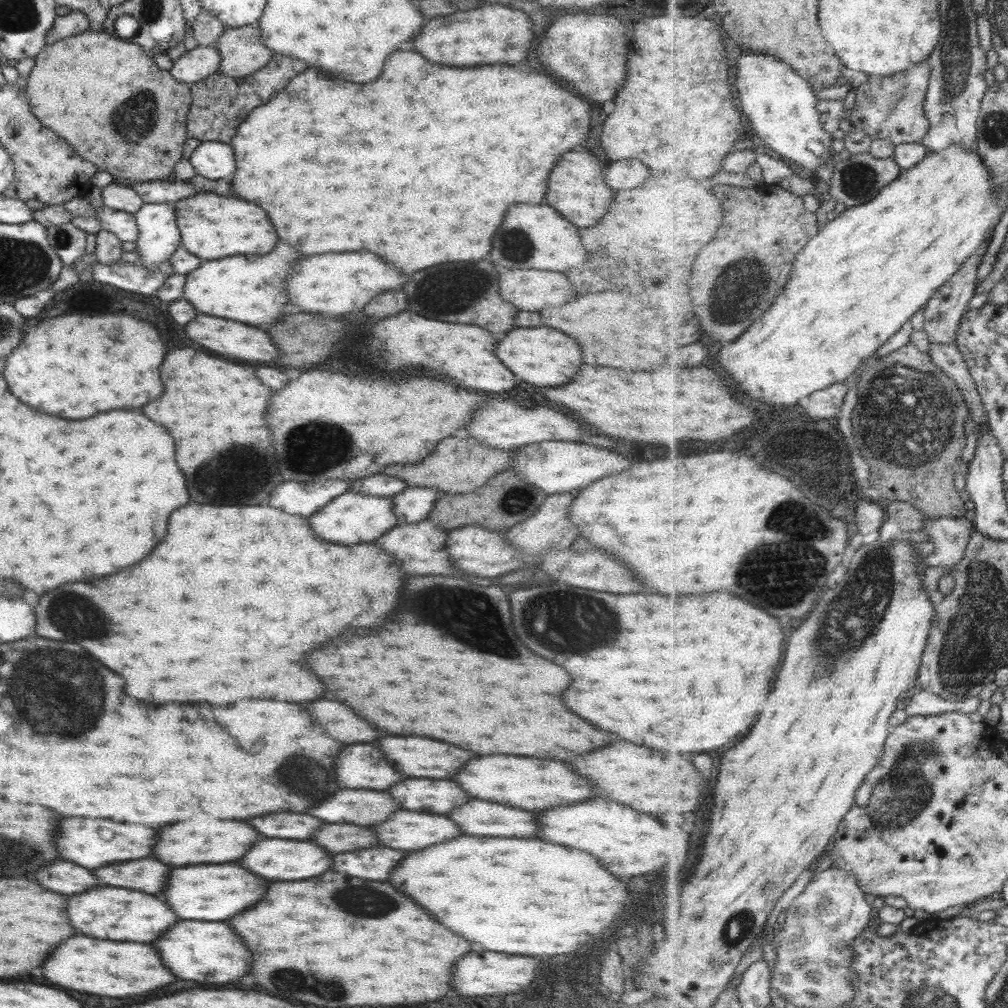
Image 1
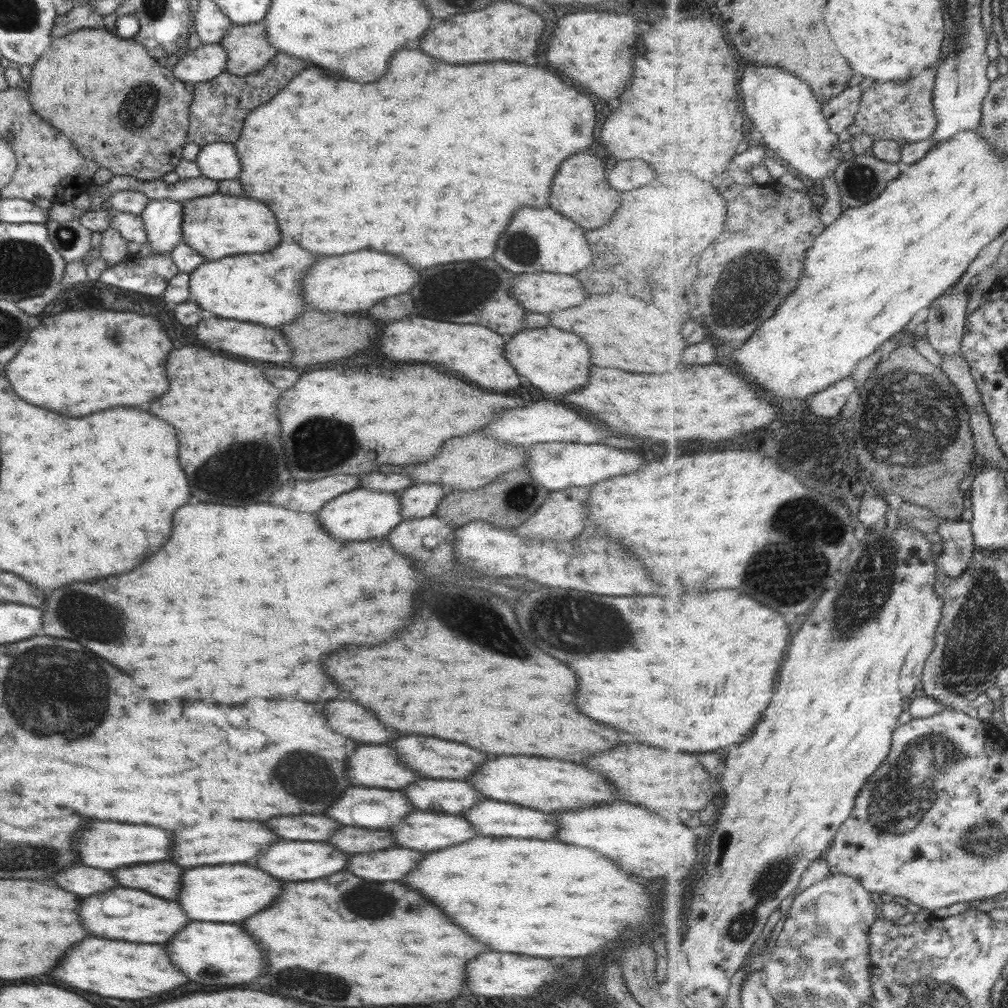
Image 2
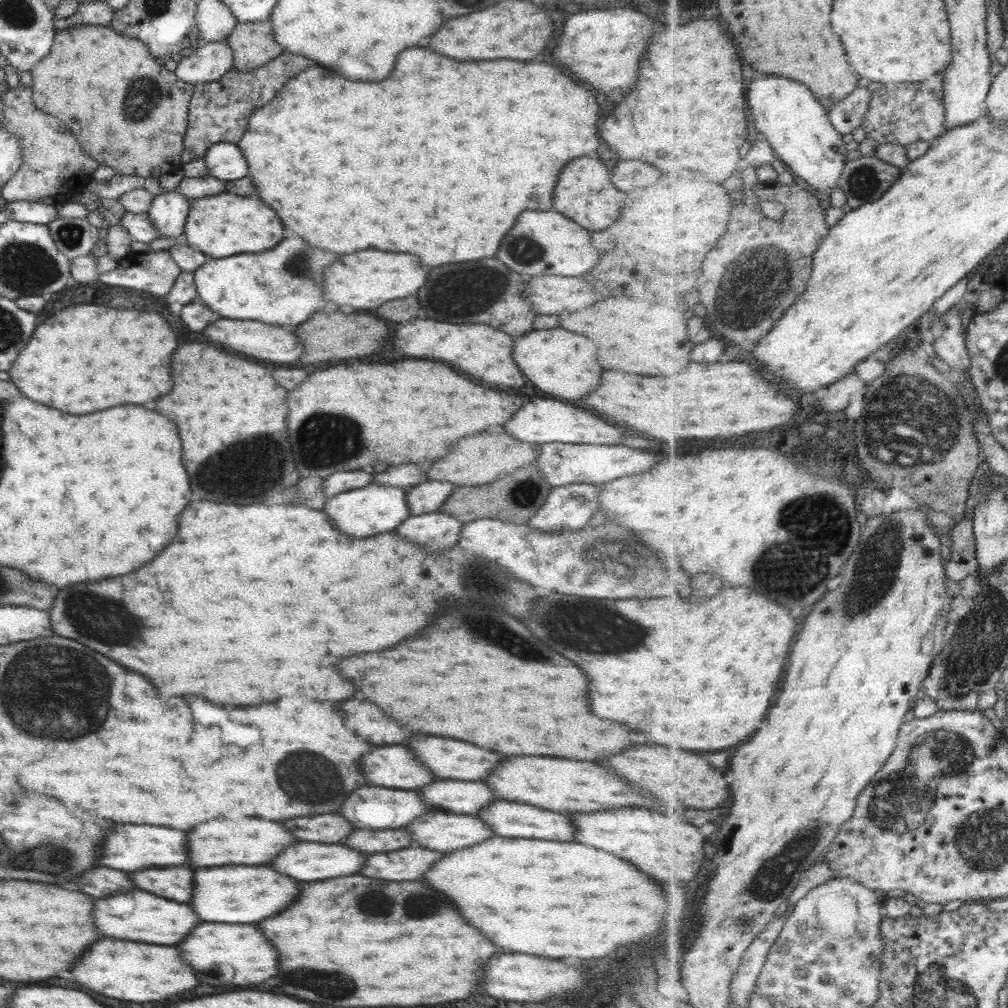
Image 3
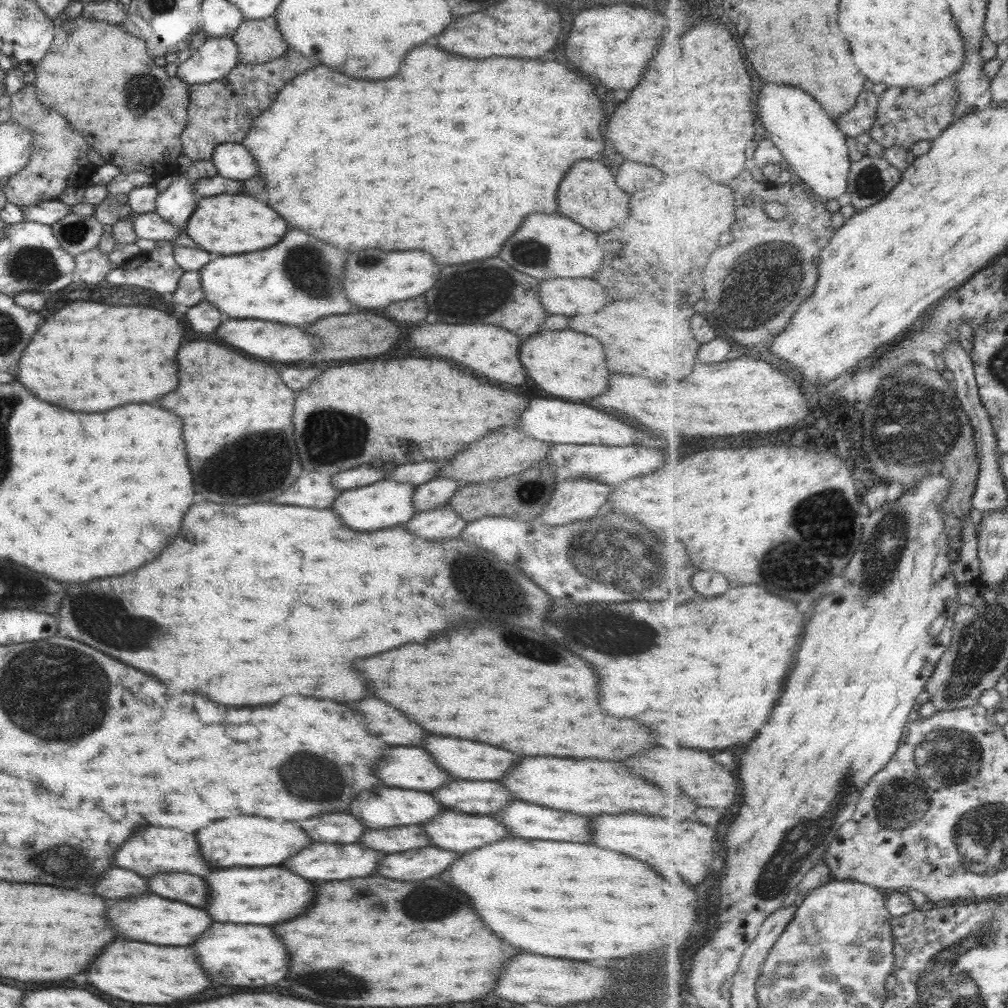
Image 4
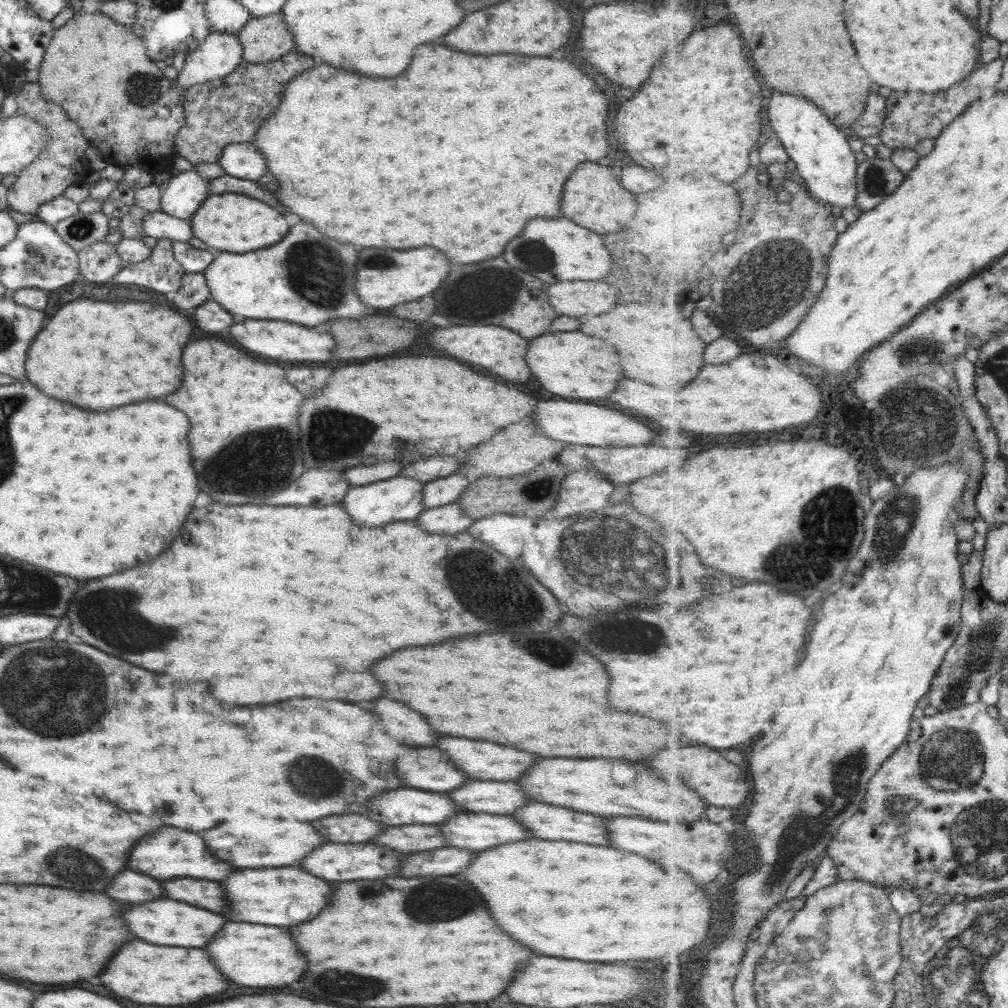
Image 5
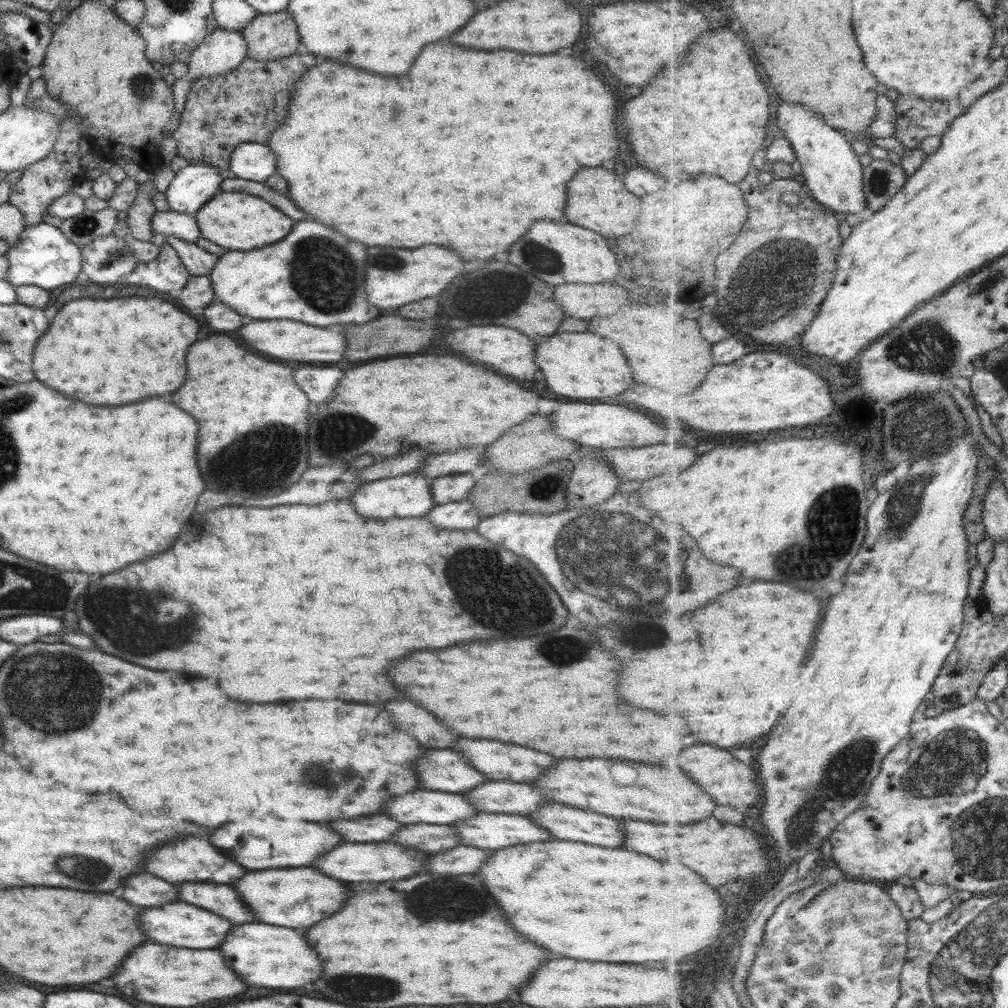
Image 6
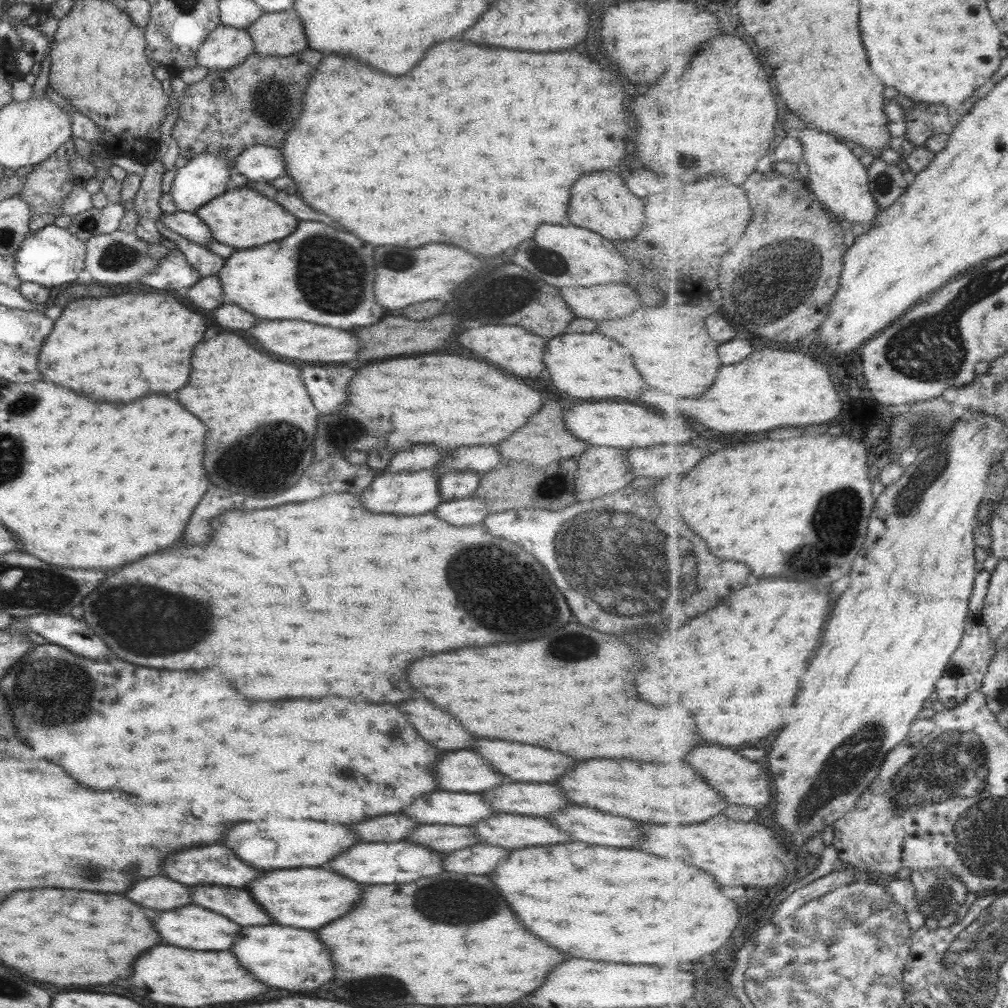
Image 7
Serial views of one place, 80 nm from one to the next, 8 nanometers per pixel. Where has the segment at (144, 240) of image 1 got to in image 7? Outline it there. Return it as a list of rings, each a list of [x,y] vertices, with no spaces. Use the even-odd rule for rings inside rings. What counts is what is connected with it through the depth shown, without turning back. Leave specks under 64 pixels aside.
[[[204,152],[197,154],[185,166],[175,170],[168,194],[171,196],[176,210],[193,213],[213,198],[224,194],[225,190],[232,185],[229,179],[230,169],[234,170],[233,160],[223,158],[218,154]]]

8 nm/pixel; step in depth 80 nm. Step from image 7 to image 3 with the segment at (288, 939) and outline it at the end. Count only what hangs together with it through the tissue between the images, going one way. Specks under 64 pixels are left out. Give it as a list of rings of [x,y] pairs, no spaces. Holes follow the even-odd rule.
[[[199,922],[179,944],[175,944],[177,950],[181,952],[181,958],[191,966],[193,974],[199,974],[201,970],[201,980],[203,984],[217,986],[217,984],[233,984],[233,986],[245,986],[245,984],[257,984],[263,982],[265,978],[271,978],[277,974],[277,956],[271,944],[261,936],[259,930],[247,924],[215,924],[215,922]]]

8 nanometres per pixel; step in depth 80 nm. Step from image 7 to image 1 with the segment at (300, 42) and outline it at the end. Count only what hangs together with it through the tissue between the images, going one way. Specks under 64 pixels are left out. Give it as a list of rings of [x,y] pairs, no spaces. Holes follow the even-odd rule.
[[[257,24],[223,29],[214,48],[221,58],[216,71],[229,78],[244,78],[265,66],[273,56],[261,42]]]

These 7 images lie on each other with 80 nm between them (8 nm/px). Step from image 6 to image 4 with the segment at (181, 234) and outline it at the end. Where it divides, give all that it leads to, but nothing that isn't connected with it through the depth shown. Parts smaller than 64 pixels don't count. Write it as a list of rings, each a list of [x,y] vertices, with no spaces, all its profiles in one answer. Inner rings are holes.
[[[154,211],[134,214],[130,221],[135,236],[141,240],[168,241],[178,236],[182,231],[159,218]]]

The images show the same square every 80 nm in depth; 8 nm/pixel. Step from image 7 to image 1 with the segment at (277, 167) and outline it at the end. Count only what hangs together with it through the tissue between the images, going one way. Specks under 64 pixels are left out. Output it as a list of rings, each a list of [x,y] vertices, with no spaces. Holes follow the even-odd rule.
[[[207,141],[200,142],[191,152],[188,163],[193,167],[194,174],[207,180],[218,181],[219,179],[228,179],[231,172],[235,170],[235,162],[233,162],[232,150],[228,143]]]

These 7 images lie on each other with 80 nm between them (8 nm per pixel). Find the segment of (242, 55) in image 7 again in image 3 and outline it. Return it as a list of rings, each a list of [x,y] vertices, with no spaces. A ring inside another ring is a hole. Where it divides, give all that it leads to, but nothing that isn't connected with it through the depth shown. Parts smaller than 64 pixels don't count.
[[[223,40],[221,42],[200,42],[192,54],[185,57],[176,57],[178,62],[174,69],[174,75],[181,81],[194,86],[196,83],[213,82],[221,78],[227,70],[233,66],[233,54],[227,43]]]

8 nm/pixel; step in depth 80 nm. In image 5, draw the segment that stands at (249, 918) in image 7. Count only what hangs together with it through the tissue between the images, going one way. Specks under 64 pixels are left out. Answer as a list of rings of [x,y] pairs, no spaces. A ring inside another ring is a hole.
[[[175,878],[175,880],[161,880],[159,886],[163,888],[163,894],[171,900],[187,902],[191,906],[199,906],[215,914],[219,914],[223,908],[223,894],[215,882],[195,878]]]

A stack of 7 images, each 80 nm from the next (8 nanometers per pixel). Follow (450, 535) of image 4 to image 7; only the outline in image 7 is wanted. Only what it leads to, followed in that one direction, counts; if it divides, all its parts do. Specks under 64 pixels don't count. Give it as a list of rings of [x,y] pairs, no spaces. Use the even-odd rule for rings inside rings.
[[[472,496],[466,499],[441,501],[432,513],[451,526],[469,526],[482,522],[489,514],[485,503]]]

